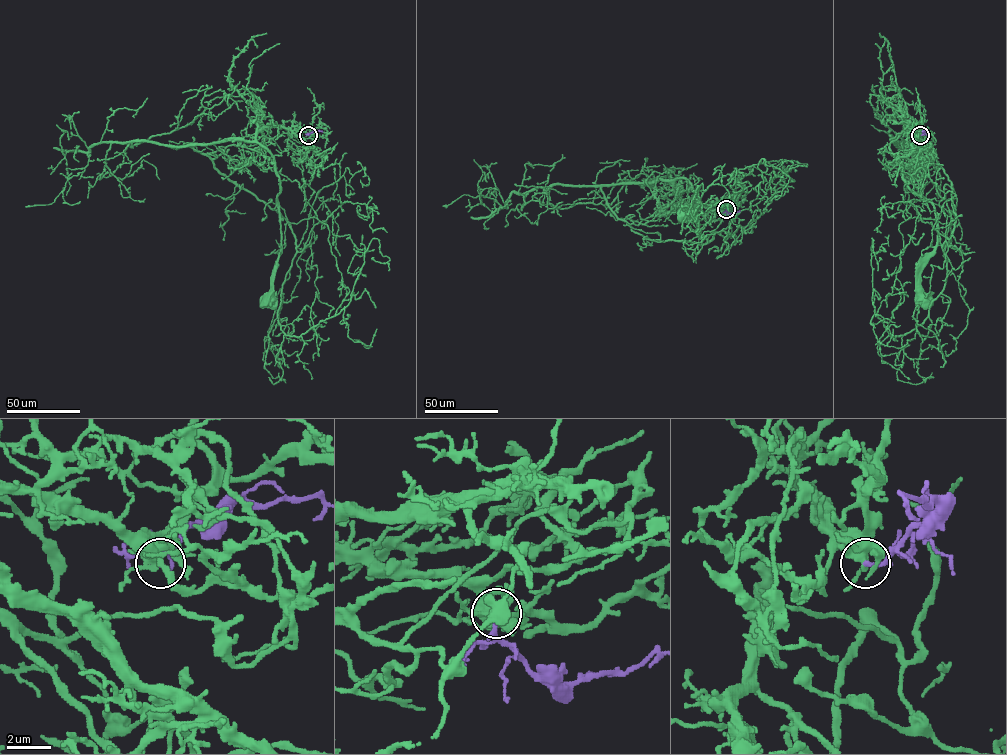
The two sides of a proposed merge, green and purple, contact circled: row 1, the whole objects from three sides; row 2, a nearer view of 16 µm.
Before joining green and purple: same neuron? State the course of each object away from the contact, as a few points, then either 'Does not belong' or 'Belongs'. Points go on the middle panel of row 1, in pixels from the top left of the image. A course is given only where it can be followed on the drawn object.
Course of green: (725, 209), (688, 204), (674, 190), (676, 178), (685, 178), (697, 193), (694, 219), (698, 226), (689, 212). Course of purple: (726, 209), (731, 214), (740, 210). Does not belong

